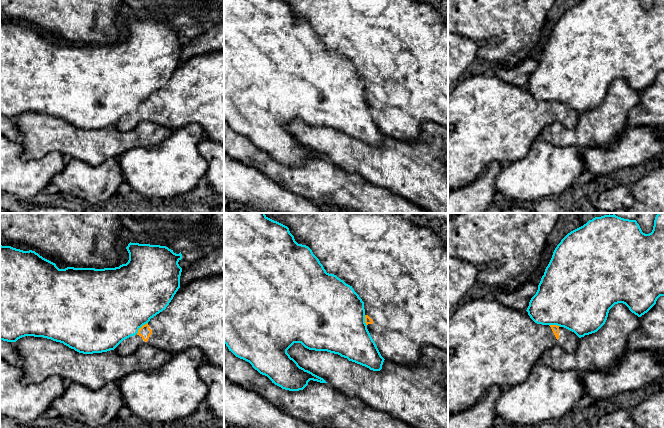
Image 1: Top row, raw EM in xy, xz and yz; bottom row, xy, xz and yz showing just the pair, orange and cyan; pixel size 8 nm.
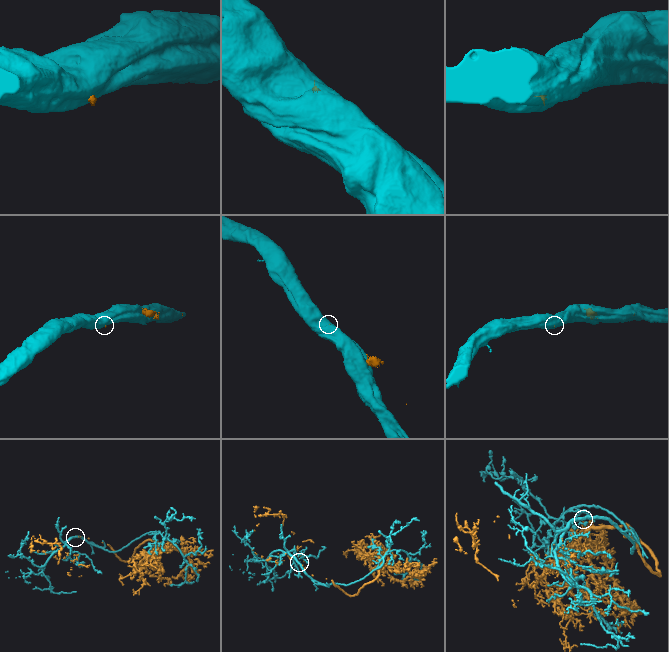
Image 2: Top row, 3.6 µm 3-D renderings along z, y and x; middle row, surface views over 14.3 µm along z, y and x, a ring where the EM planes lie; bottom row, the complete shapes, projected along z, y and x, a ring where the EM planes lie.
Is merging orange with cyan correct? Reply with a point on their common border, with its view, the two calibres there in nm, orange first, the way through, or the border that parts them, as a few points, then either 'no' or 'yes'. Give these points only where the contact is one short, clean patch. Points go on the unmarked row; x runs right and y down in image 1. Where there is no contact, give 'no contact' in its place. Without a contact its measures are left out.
contact xy (141, 103); calibres 90 and 500 nm; no

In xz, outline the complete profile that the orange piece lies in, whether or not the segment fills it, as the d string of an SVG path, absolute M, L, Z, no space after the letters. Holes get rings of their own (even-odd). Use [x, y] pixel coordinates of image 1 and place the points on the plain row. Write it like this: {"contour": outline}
{"contour": "M283 0L289 4L290 9L294 12L295 17L298 20L308 22L313 30L319 35L320 39L323 41L324 45L329 50L334 50L341 56L343 56L346 60L350 61L354 67L359 71L359 73L364 78L365 85L365 99L367 101L367 105L375 118L381 132L388 137L393 137L396 139L404 140L407 142L414 142L419 140L421 125L425 122L434 122L436 124L442 125L448 128L448 17L442 13L436 7L421 3L415 0Z"}

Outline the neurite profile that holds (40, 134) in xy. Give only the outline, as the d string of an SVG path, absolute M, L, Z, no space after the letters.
M34 112L22 113L14 119L20 133L19 142L23 147L21 154L23 160L37 160L51 152L58 152L67 160L78 159L92 166L100 165L111 158L118 158L129 149L157 145L175 131L150 121L143 121L128 132L118 130L115 125L83 130L63 119Z

